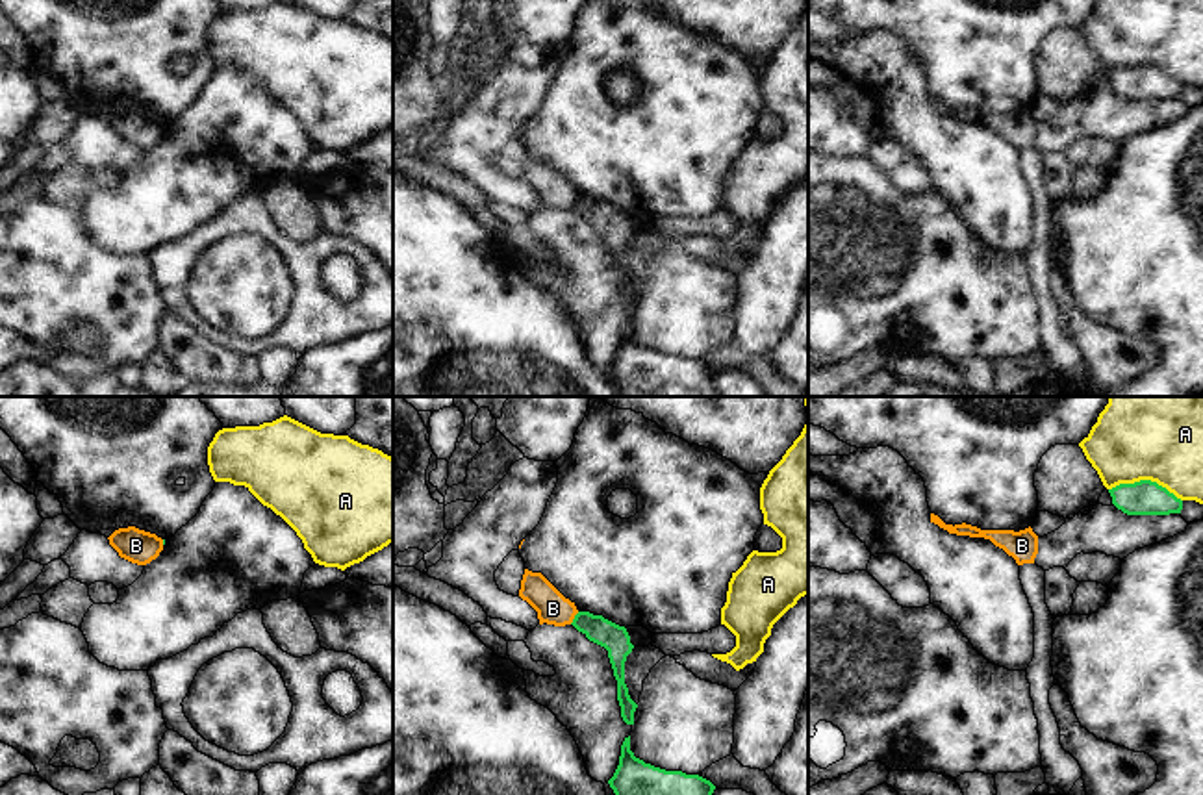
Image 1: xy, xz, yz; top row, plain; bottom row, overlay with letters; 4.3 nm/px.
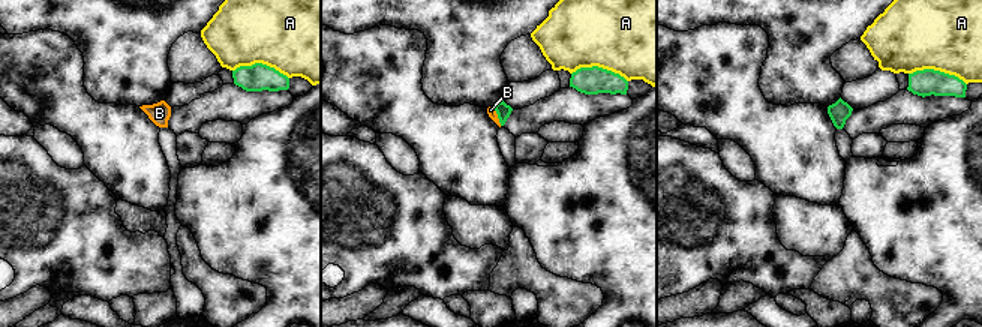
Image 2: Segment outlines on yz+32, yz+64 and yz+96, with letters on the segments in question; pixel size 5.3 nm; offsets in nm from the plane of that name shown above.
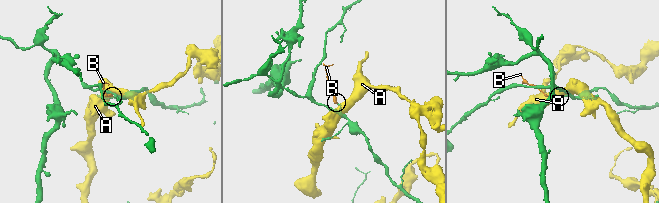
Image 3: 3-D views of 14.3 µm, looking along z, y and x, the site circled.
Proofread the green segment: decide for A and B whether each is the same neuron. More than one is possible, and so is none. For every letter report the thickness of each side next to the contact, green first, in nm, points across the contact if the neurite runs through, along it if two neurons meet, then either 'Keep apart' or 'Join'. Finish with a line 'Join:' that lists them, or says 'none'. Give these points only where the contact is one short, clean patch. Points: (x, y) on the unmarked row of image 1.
A: Thickness 150 nm (green) against 300 nm. Keep apart
B: Thickness 120 nm (green) against 140 nm. Boundary: xz (579, 197), (569, 208). Keep apart
Join: none.

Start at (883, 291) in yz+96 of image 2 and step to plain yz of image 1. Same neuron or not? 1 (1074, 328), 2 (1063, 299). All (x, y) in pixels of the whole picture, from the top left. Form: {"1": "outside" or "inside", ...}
{"1": "inside", "2": "inside"}

